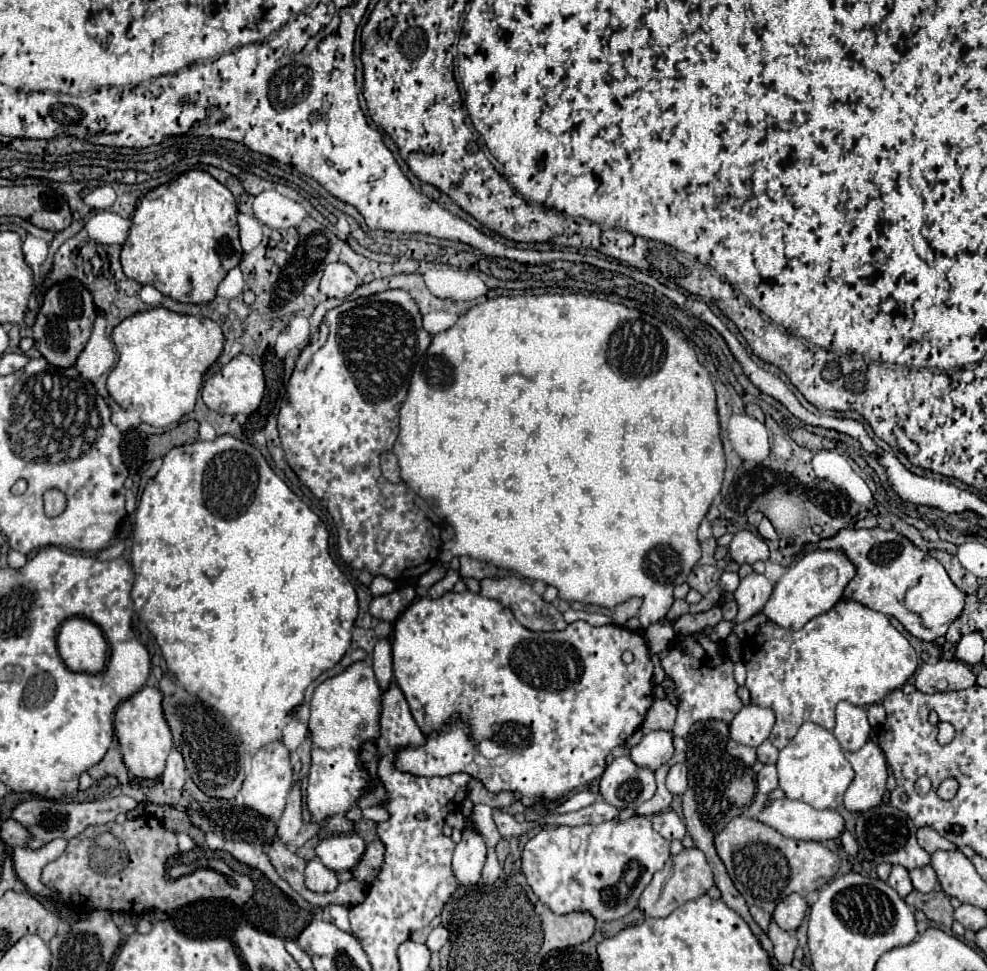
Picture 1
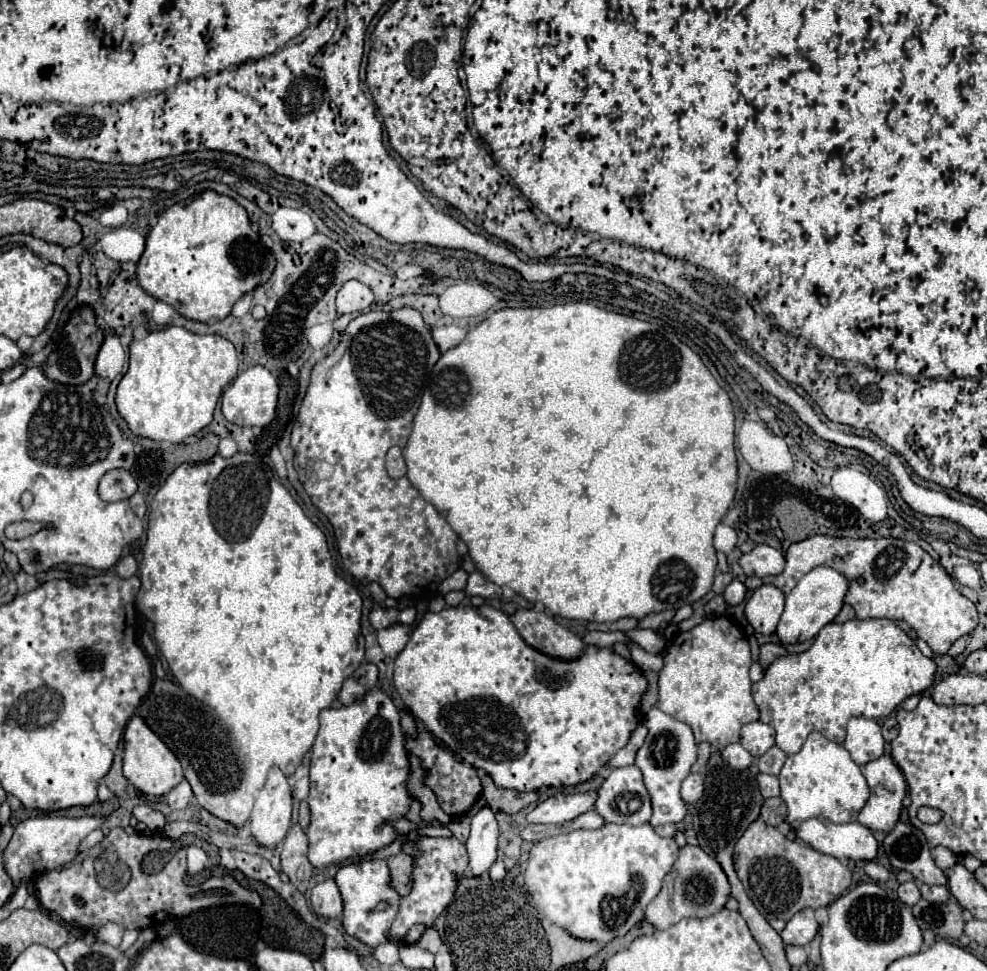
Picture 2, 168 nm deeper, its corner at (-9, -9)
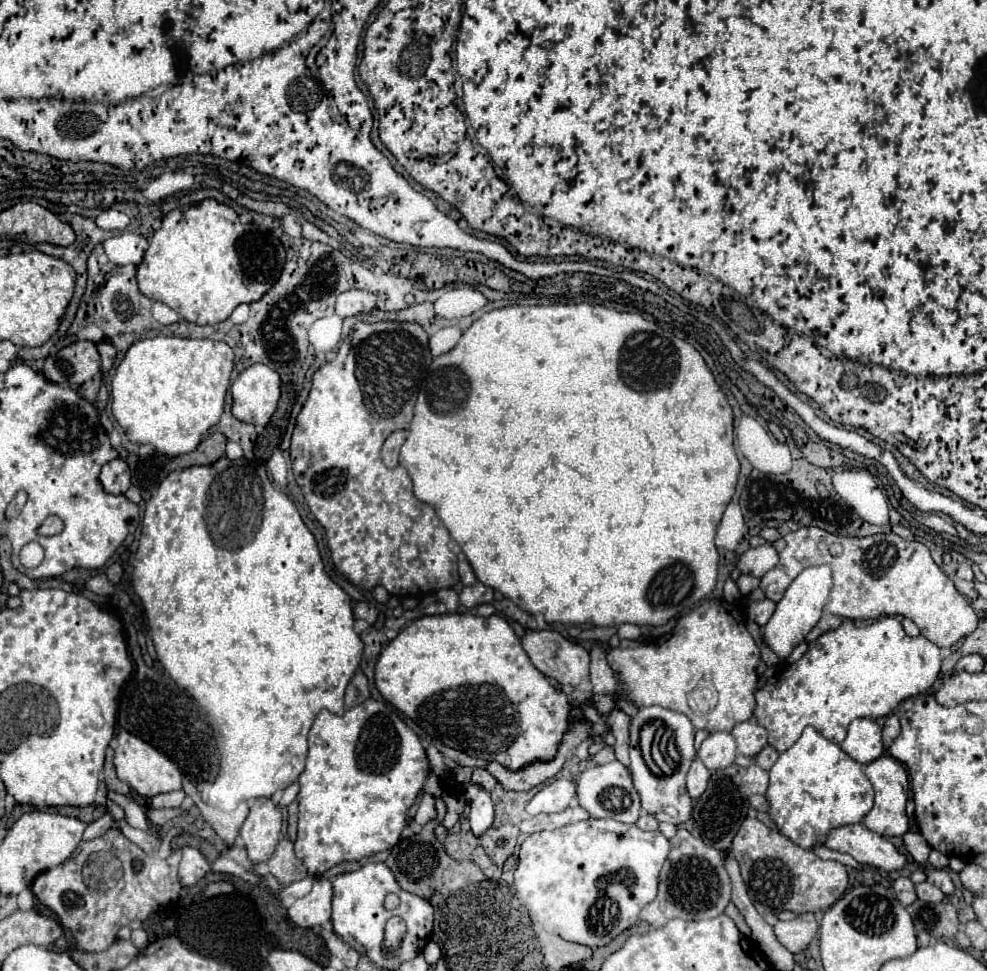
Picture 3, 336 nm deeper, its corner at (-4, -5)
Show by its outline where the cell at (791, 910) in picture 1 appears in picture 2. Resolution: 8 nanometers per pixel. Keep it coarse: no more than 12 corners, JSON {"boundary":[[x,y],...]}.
{"boundary":[[803,909],[781,931],[785,945],[805,947],[817,935],[815,911]]}

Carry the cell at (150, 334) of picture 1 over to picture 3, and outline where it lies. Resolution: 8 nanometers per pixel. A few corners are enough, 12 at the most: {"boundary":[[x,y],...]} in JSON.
{"boundary":[[136,341],[112,377],[134,443],[176,457],[218,423],[224,341]]}

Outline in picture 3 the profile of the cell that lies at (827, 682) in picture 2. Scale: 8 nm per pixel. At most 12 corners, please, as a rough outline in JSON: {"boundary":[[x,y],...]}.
{"boundary":[[884,617],[846,619],[756,689],[754,719],[790,749],[842,743],[930,689],[940,649]]}

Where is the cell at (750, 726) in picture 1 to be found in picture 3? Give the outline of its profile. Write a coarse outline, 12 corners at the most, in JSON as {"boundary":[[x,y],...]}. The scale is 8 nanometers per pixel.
{"boundary":[[754,721],[738,723],[732,737],[738,753],[756,757],[768,731]]}

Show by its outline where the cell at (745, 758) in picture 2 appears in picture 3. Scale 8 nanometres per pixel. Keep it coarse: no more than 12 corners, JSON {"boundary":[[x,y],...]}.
{"boundary":[[712,733],[698,757],[708,769],[724,769],[736,759],[730,733]]}

